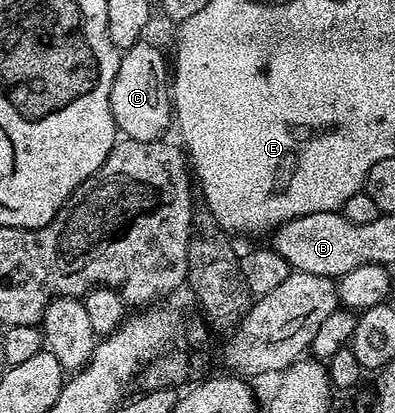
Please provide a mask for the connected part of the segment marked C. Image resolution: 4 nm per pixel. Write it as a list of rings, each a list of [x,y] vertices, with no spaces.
[[[141,42],[123,49],[118,74],[114,74],[114,86],[110,86],[110,110],[117,129],[129,140],[159,140],[168,124],[170,128],[174,120],[170,68],[164,65],[164,56],[154,45]]]

